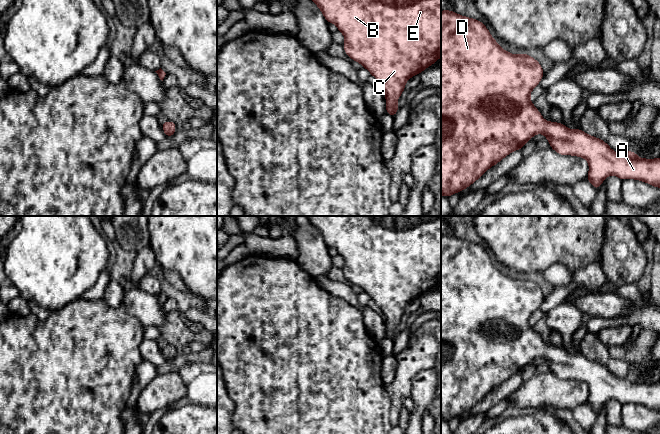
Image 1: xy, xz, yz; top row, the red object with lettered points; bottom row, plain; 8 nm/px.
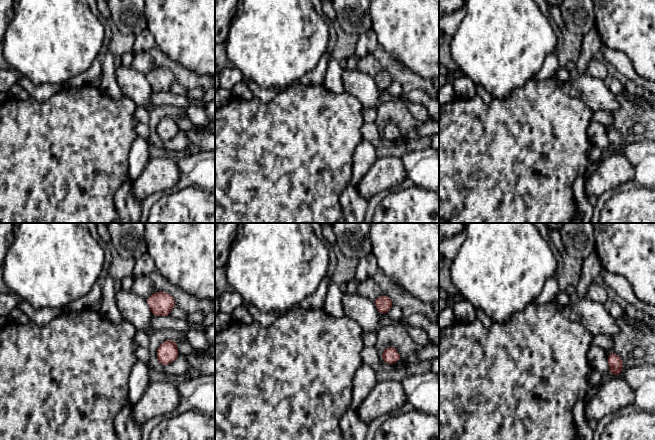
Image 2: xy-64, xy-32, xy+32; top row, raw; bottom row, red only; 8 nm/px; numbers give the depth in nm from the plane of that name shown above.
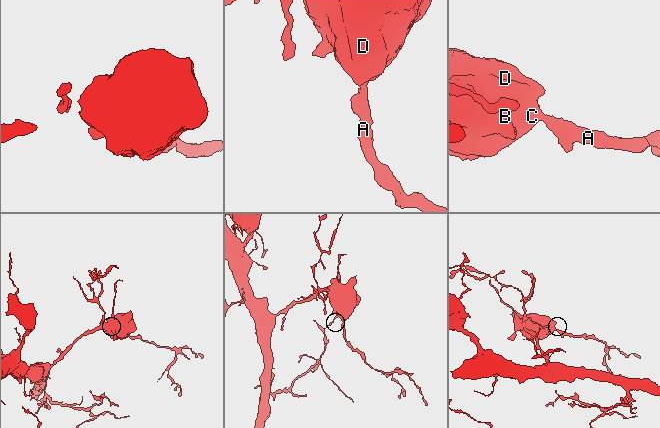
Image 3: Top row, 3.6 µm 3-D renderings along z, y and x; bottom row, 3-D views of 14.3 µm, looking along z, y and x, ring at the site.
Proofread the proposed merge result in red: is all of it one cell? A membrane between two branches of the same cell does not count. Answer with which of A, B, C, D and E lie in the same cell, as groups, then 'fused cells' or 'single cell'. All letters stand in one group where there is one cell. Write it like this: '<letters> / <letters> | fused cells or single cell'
A B C D E | single cell

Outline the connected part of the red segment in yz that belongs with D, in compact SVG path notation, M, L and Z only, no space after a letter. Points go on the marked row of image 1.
M451 10L441 11L441 196L450 197L454 193L459 193L461 190L468 188L489 168L499 163L511 152L515 150L521 150L521 148L528 143L535 134L540 133L544 134L549 141L550 147L560 155L578 156L585 158L588 161L589 173L586 180L593 185L596 191L605 178L609 175L615 175L621 180L640 180L654 187L660 188L660 157L656 159L638 158L638 153L632 152L630 150L624 154L619 154L614 152L606 142L594 136L588 135L580 128L577 128L576 130L570 130L563 123L555 123L553 121L546 122L538 109L530 101L531 91L540 83L544 74L545 73L540 63L528 54L522 53L520 55L513 55L510 52L502 49L496 40L492 38L489 30L481 21L466 16L461 16Z

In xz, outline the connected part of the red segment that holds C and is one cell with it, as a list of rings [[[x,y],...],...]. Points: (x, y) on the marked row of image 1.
[[[312,0],[320,9],[328,23],[338,27],[338,31],[345,36],[343,48],[347,56],[360,63],[374,76],[383,88],[386,96],[386,113],[393,118],[399,110],[397,99],[405,90],[405,83],[414,75],[420,74],[428,66],[433,65],[441,57],[441,0]]]

